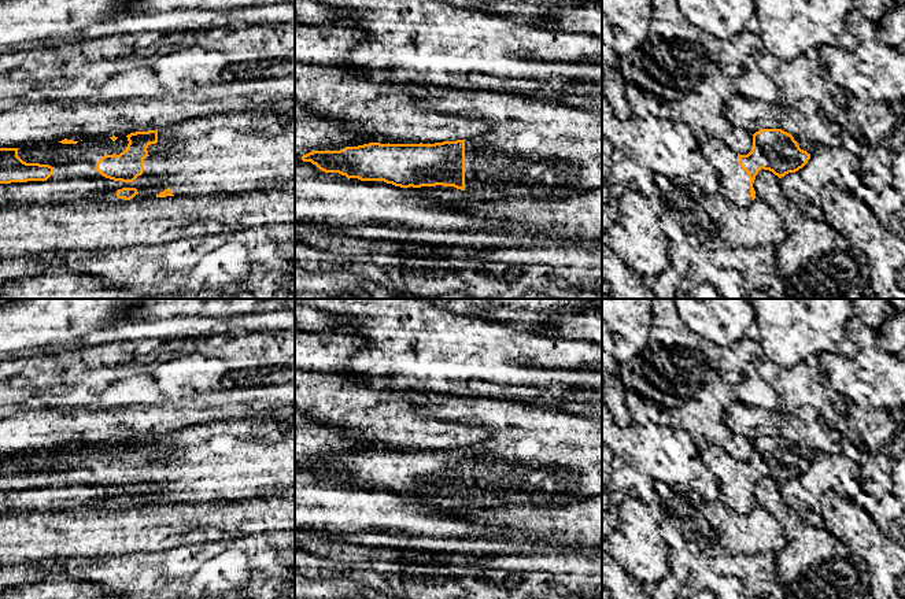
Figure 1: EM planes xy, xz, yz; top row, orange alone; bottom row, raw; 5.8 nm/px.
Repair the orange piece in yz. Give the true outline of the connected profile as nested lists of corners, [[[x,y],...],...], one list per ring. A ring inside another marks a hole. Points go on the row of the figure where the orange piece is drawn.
[[[782,129],[756,132],[747,155],[734,152],[716,137],[702,144],[701,149],[719,174],[723,195],[739,207],[749,207],[756,199],[753,182],[761,169],[782,178],[798,171],[810,159],[810,154],[801,149],[794,137]]]

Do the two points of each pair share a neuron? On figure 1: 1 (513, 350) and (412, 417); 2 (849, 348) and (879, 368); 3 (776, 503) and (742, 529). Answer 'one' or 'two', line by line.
1: two
2: two
3: two

